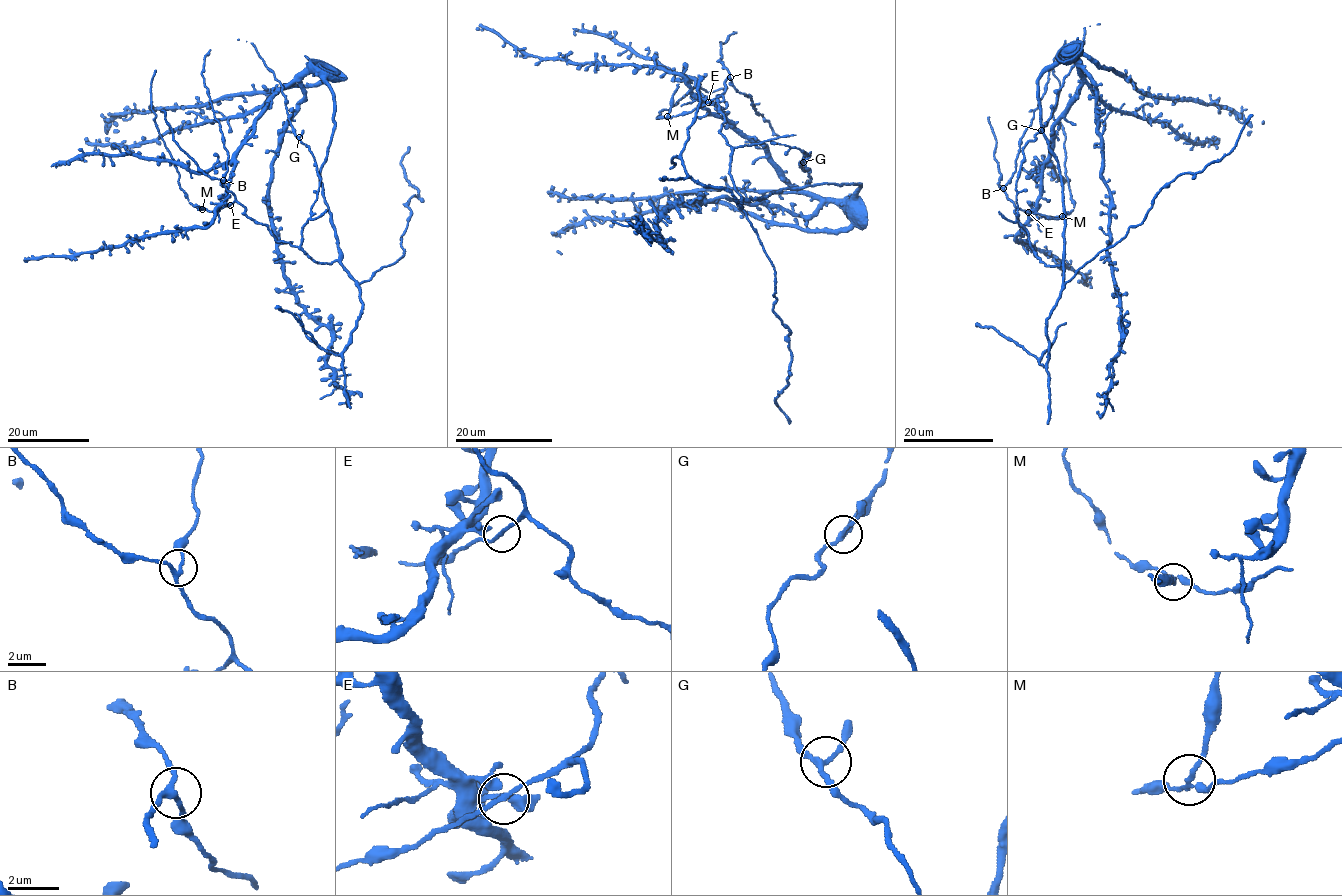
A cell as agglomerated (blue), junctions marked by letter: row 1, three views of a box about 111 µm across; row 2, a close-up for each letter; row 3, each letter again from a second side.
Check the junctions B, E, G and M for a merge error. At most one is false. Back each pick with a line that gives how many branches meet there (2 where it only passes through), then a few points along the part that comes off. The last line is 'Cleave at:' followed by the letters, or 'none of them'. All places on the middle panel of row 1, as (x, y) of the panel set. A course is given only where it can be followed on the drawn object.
M: 3 | (667, 115), (678, 84)
Cleave at: M

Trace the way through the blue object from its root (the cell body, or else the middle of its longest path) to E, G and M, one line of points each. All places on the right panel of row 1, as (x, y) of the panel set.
E: (1038, 98), (1042, 73), (1068, 56), (1077, 59), (1080, 86), (1058, 121), (1038, 204), (1028, 212)
G: (1038, 98), (1064, 212), (1062, 261), (1051, 266), (1039, 260), (1016, 220), (1022, 148), (1041, 130)
M: (1038, 98), (1042, 73), (1068, 56), (1077, 59), (1080, 86), (1058, 121), (1038, 204), (1027, 211), (1061, 217)

